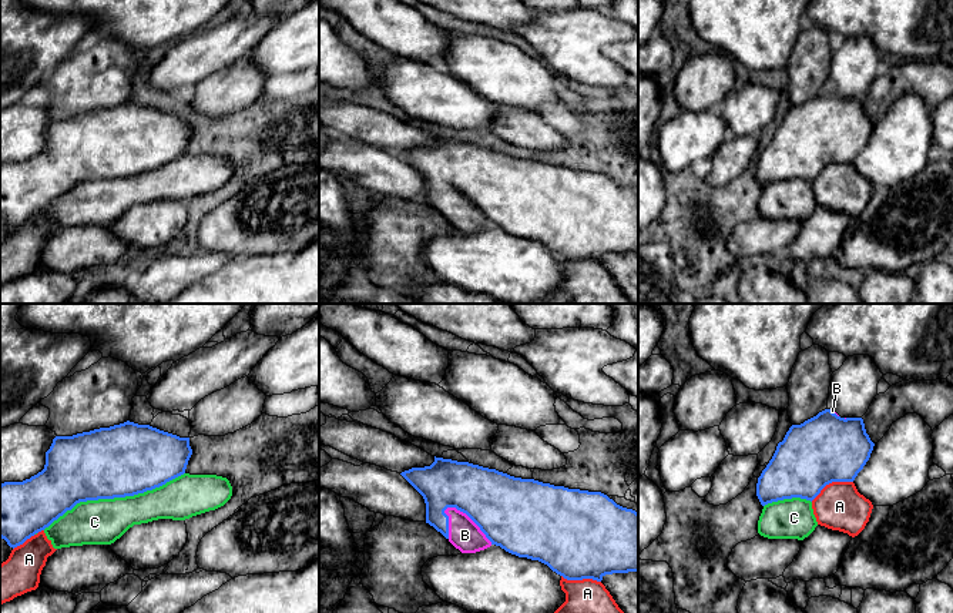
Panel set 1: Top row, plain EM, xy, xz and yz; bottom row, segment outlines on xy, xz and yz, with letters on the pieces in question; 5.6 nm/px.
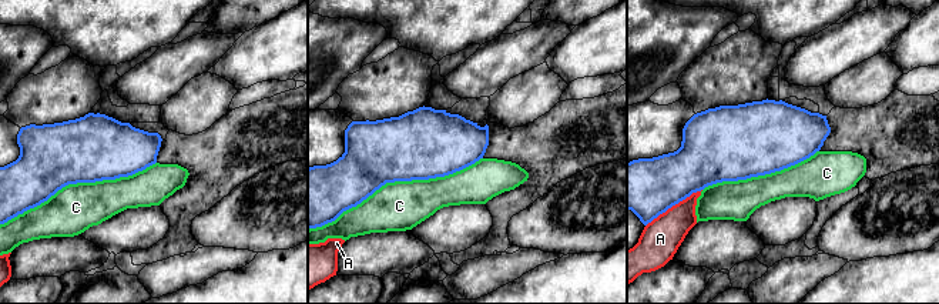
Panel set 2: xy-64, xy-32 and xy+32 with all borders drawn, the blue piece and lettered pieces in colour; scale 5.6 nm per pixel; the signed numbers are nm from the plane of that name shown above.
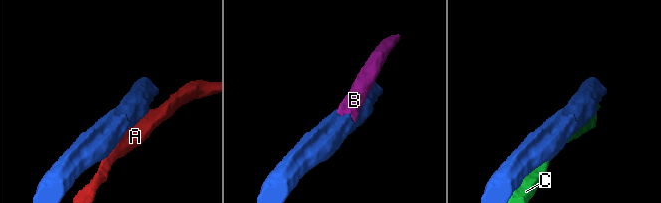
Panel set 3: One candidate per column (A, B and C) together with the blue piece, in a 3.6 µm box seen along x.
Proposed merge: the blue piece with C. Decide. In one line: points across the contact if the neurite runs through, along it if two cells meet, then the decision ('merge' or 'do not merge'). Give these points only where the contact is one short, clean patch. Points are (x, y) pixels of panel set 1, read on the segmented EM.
do not merge

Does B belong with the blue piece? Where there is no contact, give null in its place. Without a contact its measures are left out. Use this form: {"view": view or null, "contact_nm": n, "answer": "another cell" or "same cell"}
{"view": "xz", "contact_nm": 340, "answer": "same cell"}

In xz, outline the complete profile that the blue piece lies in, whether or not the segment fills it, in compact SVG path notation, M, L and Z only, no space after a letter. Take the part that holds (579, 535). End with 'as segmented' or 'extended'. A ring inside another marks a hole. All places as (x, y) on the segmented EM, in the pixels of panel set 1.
M436 456L430 466L412 468L400 475L423 496L426 523L462 553L476 553L496 545L519 557L538 560L567 580L601 582L605 575L638 572L638 513L601 492L514 478L496 469Z; extended

